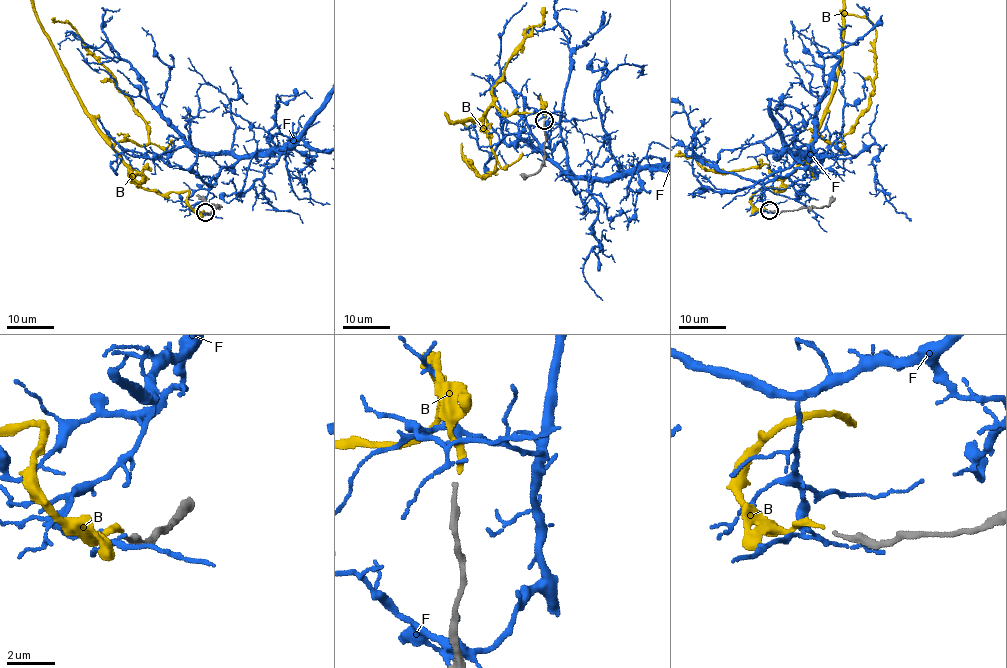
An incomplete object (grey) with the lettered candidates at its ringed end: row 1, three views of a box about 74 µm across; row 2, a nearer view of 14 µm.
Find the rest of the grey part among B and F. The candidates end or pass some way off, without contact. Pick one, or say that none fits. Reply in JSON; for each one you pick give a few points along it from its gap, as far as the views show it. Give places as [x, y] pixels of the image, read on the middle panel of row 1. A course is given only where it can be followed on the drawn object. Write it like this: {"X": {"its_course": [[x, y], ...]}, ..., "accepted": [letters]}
{"accepted": ["B"]}

